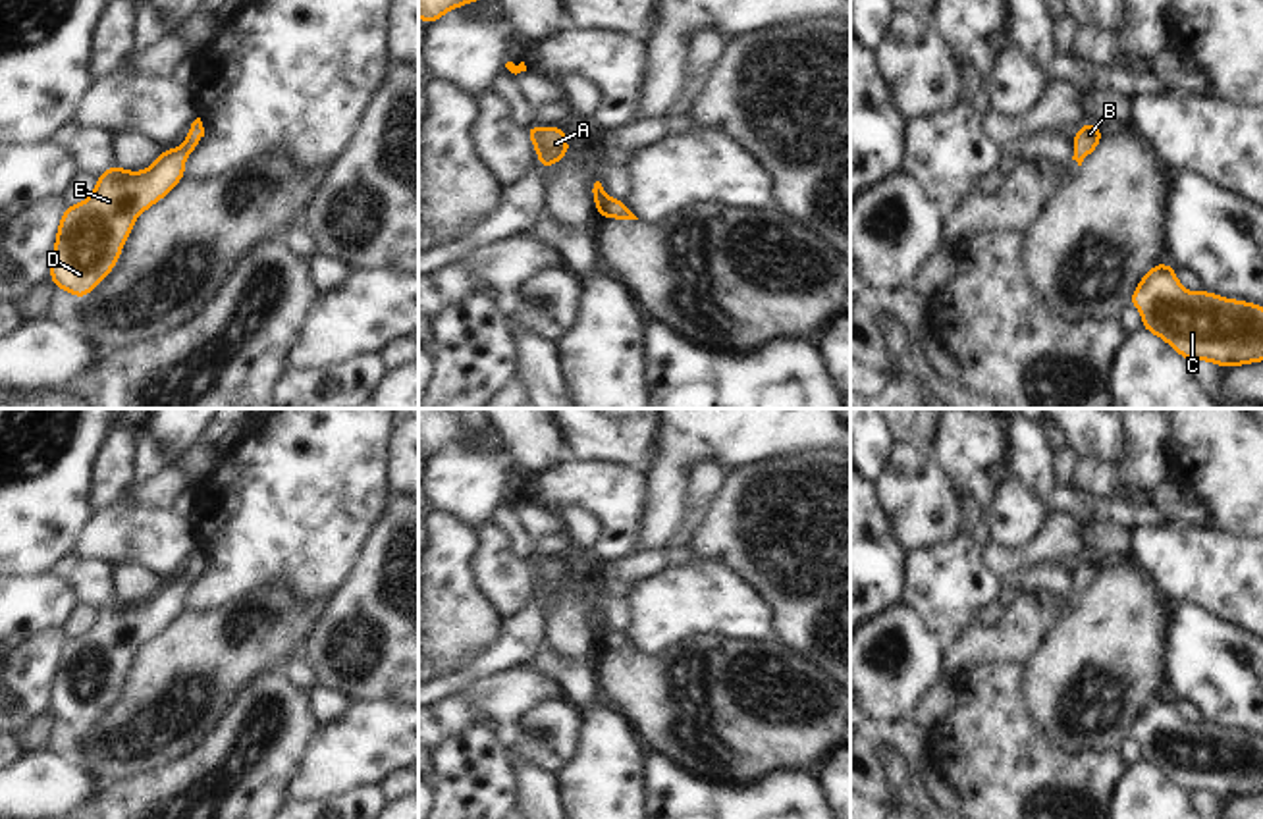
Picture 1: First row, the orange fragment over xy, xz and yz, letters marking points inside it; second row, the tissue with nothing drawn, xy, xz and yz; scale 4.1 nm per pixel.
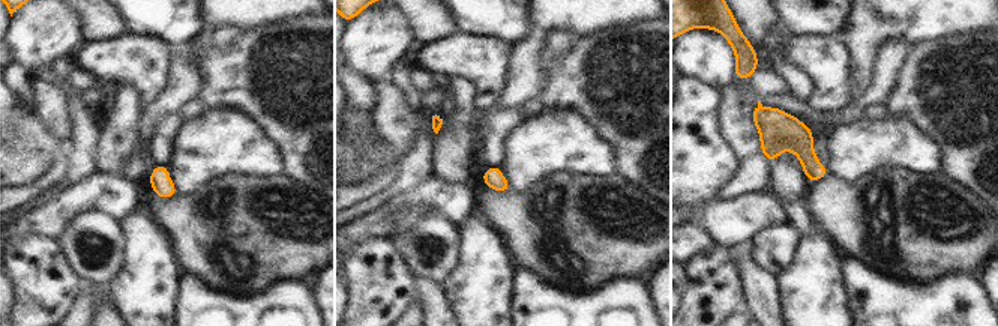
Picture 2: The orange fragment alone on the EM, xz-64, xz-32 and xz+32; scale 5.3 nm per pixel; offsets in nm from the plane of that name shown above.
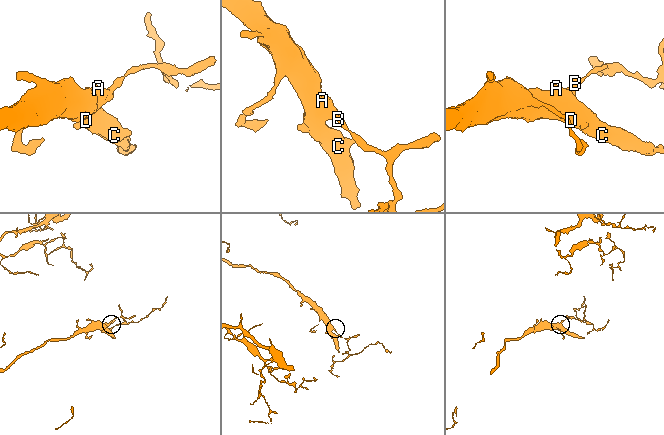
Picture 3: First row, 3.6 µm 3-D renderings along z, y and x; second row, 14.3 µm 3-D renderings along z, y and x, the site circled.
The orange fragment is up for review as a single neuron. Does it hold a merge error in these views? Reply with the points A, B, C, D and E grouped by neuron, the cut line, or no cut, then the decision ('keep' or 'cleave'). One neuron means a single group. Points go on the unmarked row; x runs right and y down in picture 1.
A B C D E | no cut | keep

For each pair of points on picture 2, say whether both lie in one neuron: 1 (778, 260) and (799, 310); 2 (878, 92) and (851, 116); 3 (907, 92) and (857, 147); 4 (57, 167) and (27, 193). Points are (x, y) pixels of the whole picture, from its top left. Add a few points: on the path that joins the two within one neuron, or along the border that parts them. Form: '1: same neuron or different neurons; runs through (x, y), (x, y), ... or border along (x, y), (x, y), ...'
1: different neurons; border along (799, 239), (793, 260), (776, 277)
2: same neuron; runs through (871, 96), (857, 108)
3: different neurons; border along (887, 113), (902, 116), (920, 129)
4: same neuron; runs through (51, 175), (35, 190)

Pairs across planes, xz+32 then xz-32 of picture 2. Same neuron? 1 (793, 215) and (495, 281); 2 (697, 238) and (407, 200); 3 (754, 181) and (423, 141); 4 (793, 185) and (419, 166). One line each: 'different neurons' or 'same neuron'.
1: different neurons
2: same neuron
3: same neuron
4: different neurons

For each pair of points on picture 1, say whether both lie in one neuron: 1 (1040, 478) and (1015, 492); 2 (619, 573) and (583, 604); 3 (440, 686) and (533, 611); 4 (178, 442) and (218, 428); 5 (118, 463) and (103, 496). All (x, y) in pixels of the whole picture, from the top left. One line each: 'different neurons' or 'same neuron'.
1: different neurons
2: different neurons
3: same neuron
4: different neurons
5: same neuron

